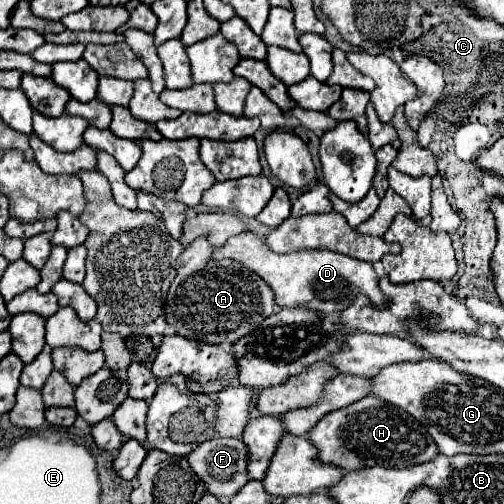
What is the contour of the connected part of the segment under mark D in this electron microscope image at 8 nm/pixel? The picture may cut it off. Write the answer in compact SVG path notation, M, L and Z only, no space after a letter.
M244 231L240 235L230 237L224 247L214 249L214 261L218 259L234 259L244 267L252 269L274 291L274 299L280 307L306 307L322 313L338 313L346 309L358 293L368 295L376 307L384 305L384 293L378 287L378 275L374 267L370 263L334 251L304 249L278 255L270 251L268 245L264 245L264 241L256 233Z

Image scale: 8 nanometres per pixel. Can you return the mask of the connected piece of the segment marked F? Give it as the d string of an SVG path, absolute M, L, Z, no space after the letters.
M214 437L214 439L208 439L208 441L200 443L188 455L188 465L204 481L208 493L212 493L216 497L232 497L240 491L240 487L244 487L244 483L248 483L246 457L248 457L248 449L240 439Z

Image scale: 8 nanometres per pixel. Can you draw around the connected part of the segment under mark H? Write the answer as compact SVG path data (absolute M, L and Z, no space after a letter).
M376 395L362 397L346 409L336 409L324 415L324 419L320 419L312 427L312 431L308 431L308 439L312 441L312 445L316 445L322 463L336 465L346 471L374 465L412 467L432 461L434 455L438 455L438 447L424 425L420 425L404 409Z

